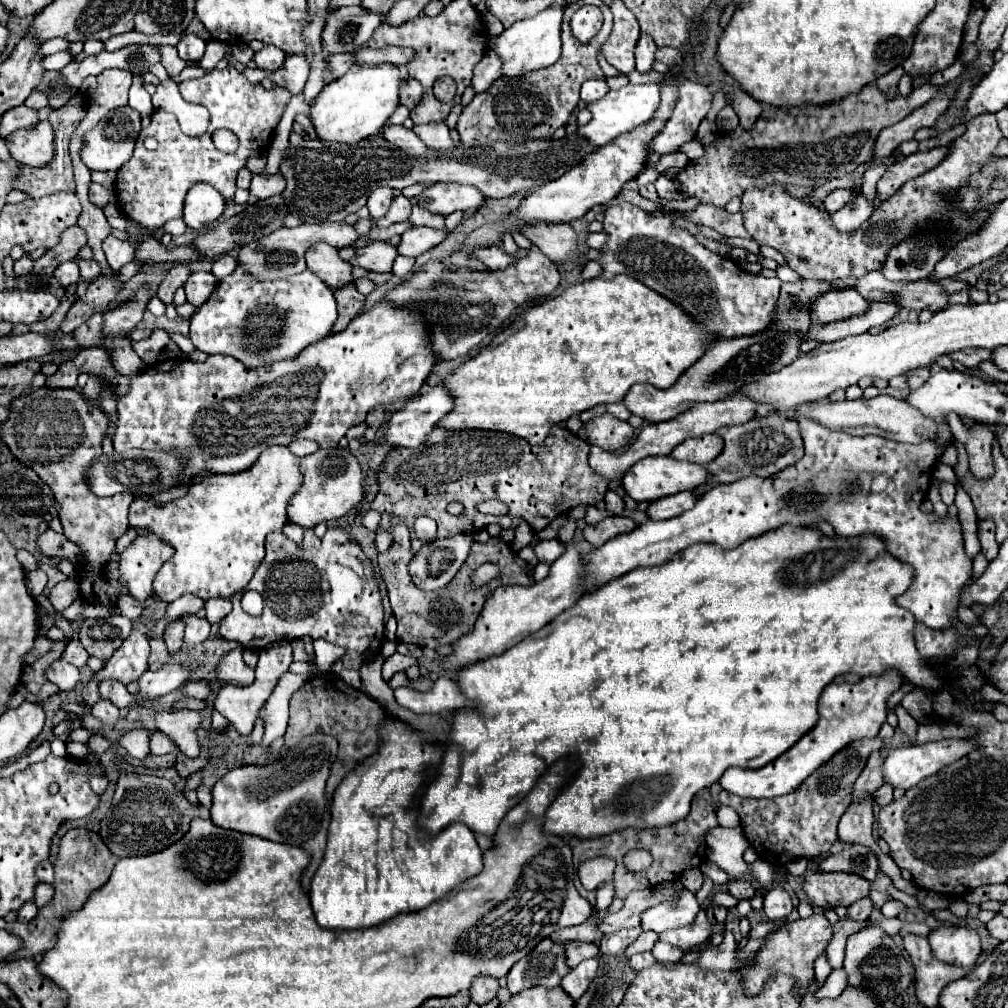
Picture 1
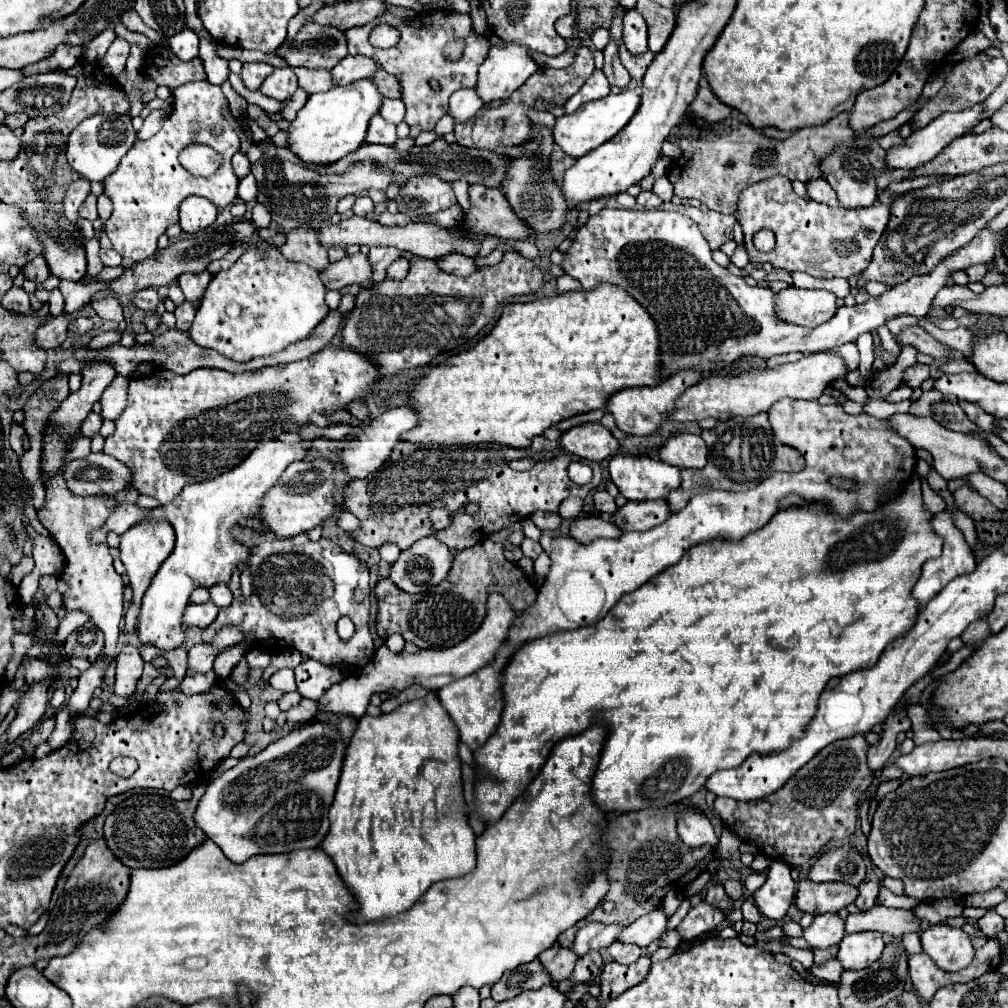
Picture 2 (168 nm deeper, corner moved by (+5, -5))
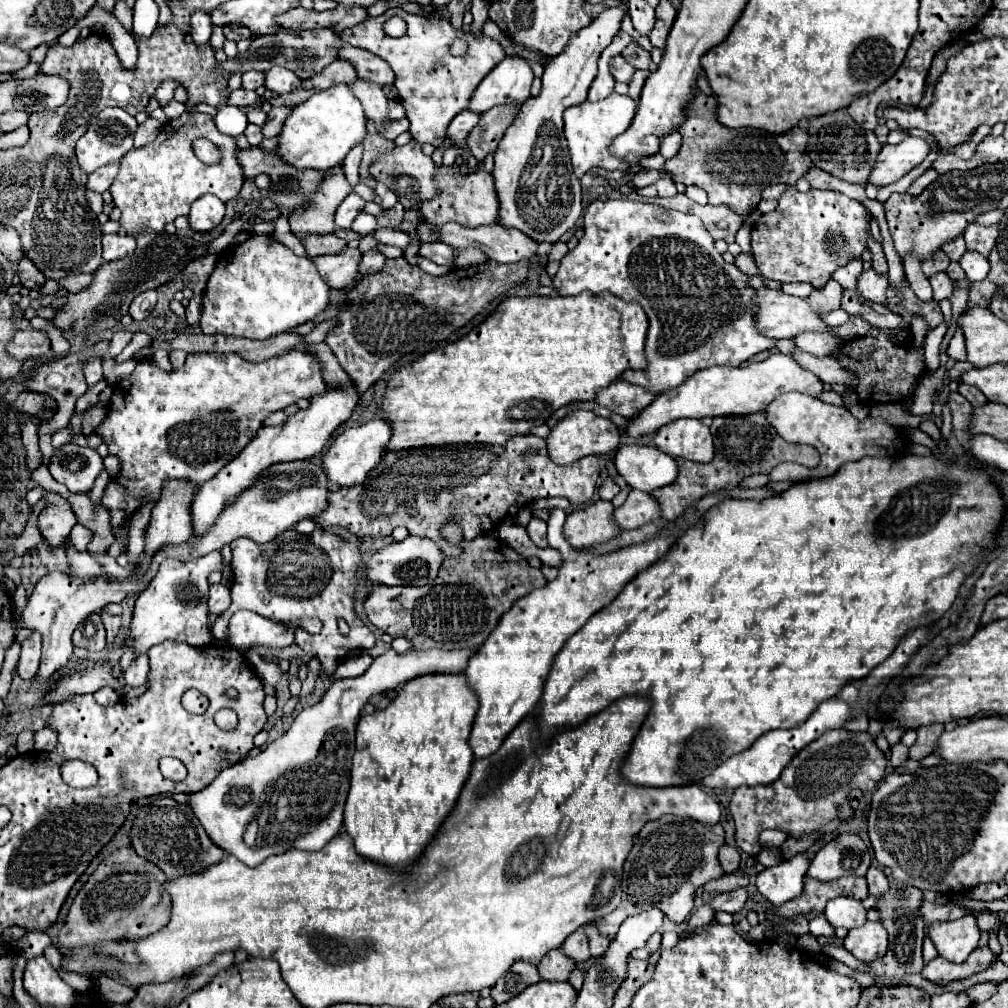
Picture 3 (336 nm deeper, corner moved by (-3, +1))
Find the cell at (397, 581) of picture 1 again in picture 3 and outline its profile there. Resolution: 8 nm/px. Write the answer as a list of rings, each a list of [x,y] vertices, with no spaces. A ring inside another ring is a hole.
[[[480,535],[464,545],[464,551],[460,557],[444,559],[444,565],[440,567],[436,587],[428,591],[426,587],[384,587],[376,585],[372,593],[364,601],[366,617],[374,627],[380,631],[396,637],[408,637],[414,643],[414,649],[426,651],[426,649],[444,649],[444,651],[456,651],[456,649],[476,649],[480,647],[490,631],[496,627],[498,619],[504,611],[512,607],[512,603],[524,595],[528,595],[536,587],[544,587],[546,579],[540,569],[534,569],[528,565],[528,561],[522,555],[508,555],[508,547],[502,545],[498,539]]]

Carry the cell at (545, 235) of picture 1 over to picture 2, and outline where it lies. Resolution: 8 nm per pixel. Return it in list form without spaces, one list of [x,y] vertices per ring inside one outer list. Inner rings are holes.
[[[470,187],[472,209],[464,217],[464,227],[474,233],[494,235],[506,241],[536,241],[536,233],[516,215],[500,189]]]

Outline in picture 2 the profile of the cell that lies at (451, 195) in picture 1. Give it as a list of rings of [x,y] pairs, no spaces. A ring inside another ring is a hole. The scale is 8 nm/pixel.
[[[412,177],[396,199],[398,209],[410,217],[420,217],[436,211],[450,209],[458,205],[454,189],[450,183],[438,177]]]

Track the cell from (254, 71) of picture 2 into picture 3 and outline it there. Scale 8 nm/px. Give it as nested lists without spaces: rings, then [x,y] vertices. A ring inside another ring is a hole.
[[[248,71],[242,75],[242,89],[260,89],[264,85],[264,73]]]

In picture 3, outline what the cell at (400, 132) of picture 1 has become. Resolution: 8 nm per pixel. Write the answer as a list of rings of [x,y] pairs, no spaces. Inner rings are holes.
[[[356,79],[350,87],[352,87],[356,99],[362,103],[368,119],[372,119],[376,125],[388,123],[388,115],[386,115],[388,99],[386,99],[386,95],[378,83]]]

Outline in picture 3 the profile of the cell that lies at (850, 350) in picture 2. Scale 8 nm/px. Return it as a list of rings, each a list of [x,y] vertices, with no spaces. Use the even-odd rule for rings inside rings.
[[[830,279],[822,291],[812,291],[810,297],[800,299],[800,297],[790,297],[782,291],[774,291],[768,287],[756,289],[756,327],[762,335],[770,339],[790,339],[802,331],[826,331],[828,325],[818,317],[818,311],[834,311],[840,307],[840,297],[842,297],[842,287],[838,281]]]

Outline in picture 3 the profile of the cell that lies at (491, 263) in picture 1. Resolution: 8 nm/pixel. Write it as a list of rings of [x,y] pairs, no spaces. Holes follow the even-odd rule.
[[[422,243],[420,245],[420,255],[438,263],[438,265],[454,263],[454,249],[448,247],[446,243]]]

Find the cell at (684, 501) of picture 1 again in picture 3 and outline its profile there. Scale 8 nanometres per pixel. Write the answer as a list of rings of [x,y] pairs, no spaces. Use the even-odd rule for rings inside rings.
[[[632,489],[624,505],[616,507],[612,513],[612,519],[620,529],[638,529],[658,517],[660,517],[658,503],[648,493],[640,493],[636,489]]]

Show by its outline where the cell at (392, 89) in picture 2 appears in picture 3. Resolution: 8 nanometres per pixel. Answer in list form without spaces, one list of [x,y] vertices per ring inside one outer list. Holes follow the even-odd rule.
[[[342,43],[342,47],[338,49],[338,59],[348,59],[354,65],[360,79],[372,79],[380,85],[394,83],[394,75],[388,63],[384,63],[378,55],[370,51],[352,47],[350,43]]]

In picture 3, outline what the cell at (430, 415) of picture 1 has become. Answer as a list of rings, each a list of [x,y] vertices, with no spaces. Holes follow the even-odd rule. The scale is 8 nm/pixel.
[[[374,419],[374,421],[368,421],[364,425],[358,425],[340,433],[332,441],[328,451],[322,455],[322,465],[324,465],[328,481],[338,487],[364,483],[366,475],[380,463],[384,455],[384,445],[388,443],[388,439],[390,439],[390,427],[388,423],[384,423],[384,419]]]

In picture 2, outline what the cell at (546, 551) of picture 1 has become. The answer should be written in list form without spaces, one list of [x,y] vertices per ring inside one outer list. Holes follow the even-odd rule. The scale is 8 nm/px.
[[[524,539],[522,545],[520,545],[520,549],[522,549],[522,553],[524,553],[526,557],[530,557],[530,559],[536,559],[540,553],[544,553],[542,545],[540,545],[538,541],[532,541],[532,539]]]

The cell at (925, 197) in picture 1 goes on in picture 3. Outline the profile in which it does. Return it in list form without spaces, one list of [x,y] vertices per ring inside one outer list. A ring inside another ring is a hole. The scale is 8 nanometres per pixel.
[[[788,185],[786,193],[780,197],[778,209],[762,215],[754,225],[752,255],[766,279],[780,283],[804,281],[812,287],[820,287],[838,267],[862,255],[866,249],[868,223],[866,209],[856,199],[838,191],[812,189],[800,193],[796,187]]]

